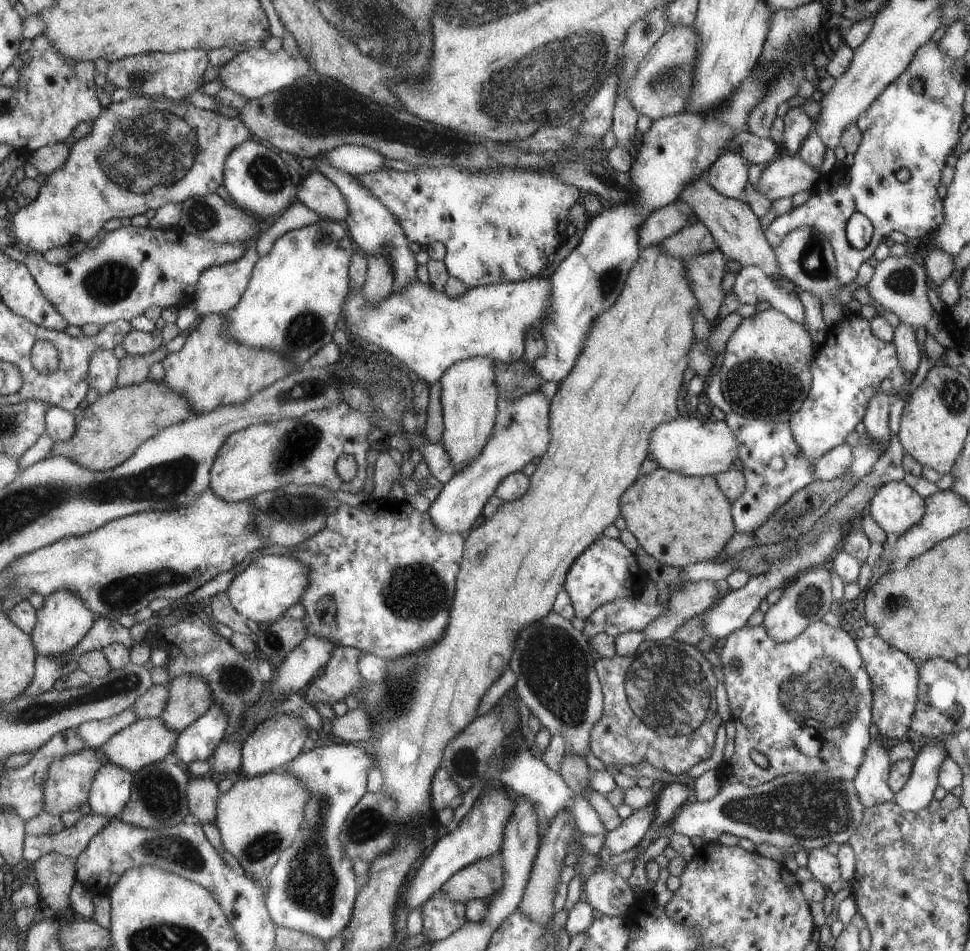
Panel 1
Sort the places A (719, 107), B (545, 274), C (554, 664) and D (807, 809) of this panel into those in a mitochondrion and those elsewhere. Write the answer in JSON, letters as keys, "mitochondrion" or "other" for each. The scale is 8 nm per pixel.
{"A":"other","B":"other","C":"mitochondrion","D":"mitochondrion"}

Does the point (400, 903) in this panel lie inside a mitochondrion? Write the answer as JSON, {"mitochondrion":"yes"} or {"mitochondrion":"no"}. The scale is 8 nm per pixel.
{"mitochondrion":"no"}

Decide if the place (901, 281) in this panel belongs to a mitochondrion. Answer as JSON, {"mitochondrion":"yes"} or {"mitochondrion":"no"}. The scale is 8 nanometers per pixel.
{"mitochondrion":"yes"}

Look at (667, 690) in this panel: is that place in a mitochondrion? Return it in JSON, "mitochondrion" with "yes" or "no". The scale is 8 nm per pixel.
{"mitochondrion":"yes"}

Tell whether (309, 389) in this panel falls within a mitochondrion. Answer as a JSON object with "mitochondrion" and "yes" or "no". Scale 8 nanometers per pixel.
{"mitochondrion":"yes"}

